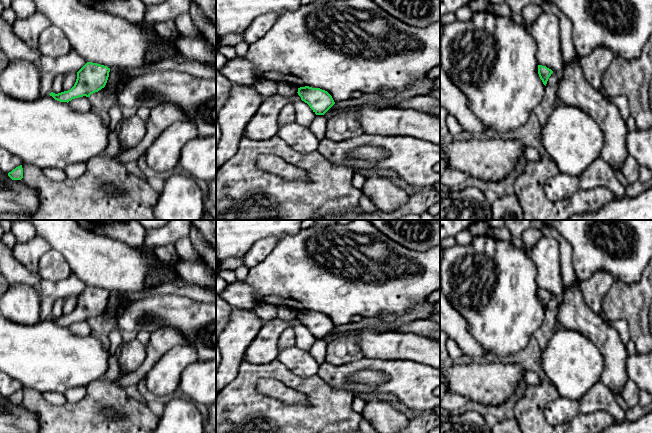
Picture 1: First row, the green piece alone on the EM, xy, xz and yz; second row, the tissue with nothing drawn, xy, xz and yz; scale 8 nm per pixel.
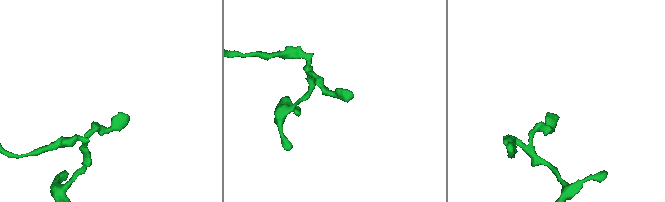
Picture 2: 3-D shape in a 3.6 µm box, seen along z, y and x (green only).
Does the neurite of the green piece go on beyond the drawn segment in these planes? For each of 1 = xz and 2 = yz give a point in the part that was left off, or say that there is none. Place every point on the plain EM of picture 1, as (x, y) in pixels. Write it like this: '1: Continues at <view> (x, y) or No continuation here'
1: No continuation here
2: No continuation here

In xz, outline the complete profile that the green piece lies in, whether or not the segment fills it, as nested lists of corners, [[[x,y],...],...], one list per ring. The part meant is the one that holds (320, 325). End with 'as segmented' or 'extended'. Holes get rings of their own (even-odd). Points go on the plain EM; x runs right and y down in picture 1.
[[[300,311],[297,317],[316,339],[324,339],[335,328],[332,320],[320,312]]]; as segmented

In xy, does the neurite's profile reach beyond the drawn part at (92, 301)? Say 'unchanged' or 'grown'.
unchanged

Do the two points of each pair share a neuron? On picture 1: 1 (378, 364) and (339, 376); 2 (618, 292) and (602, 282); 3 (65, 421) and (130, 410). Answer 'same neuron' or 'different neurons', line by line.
1: same neuron
2: different neurons
3: same neuron

